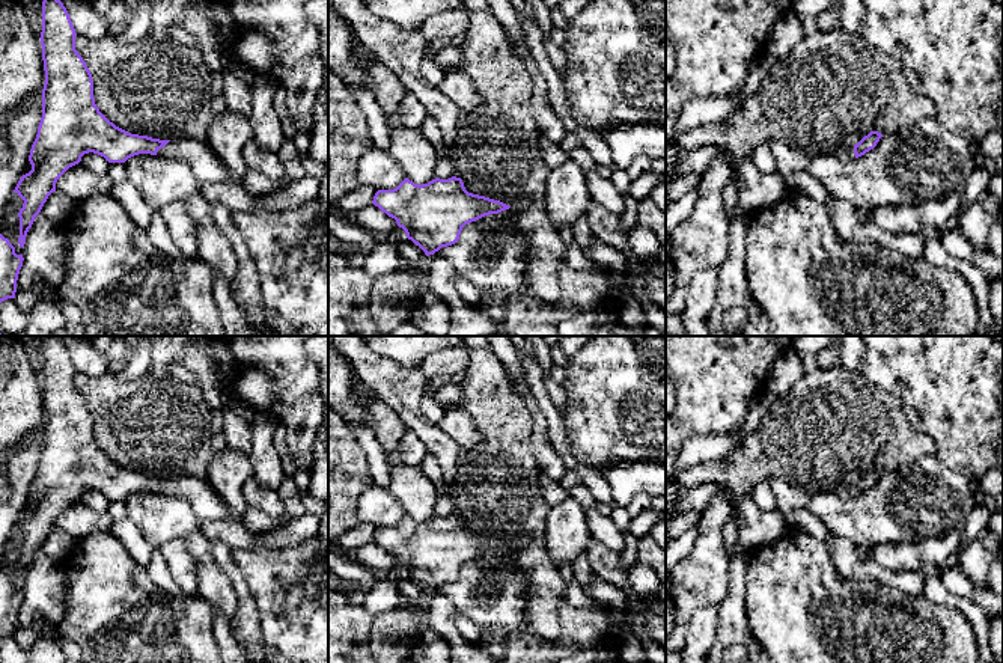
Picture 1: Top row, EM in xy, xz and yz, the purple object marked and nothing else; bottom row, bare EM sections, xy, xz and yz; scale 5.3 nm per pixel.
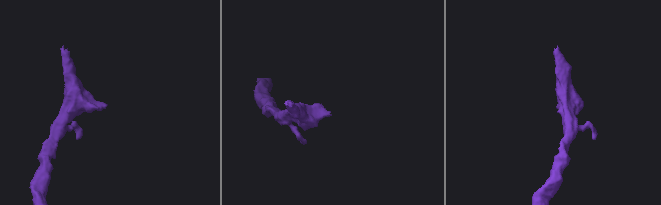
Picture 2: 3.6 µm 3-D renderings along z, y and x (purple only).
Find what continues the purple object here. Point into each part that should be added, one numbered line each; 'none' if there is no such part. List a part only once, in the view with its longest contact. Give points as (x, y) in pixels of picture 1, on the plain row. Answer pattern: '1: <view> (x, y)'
1: xy (207, 505)

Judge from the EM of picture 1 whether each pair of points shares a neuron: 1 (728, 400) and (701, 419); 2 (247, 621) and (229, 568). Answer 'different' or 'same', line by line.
1: same
2: same

